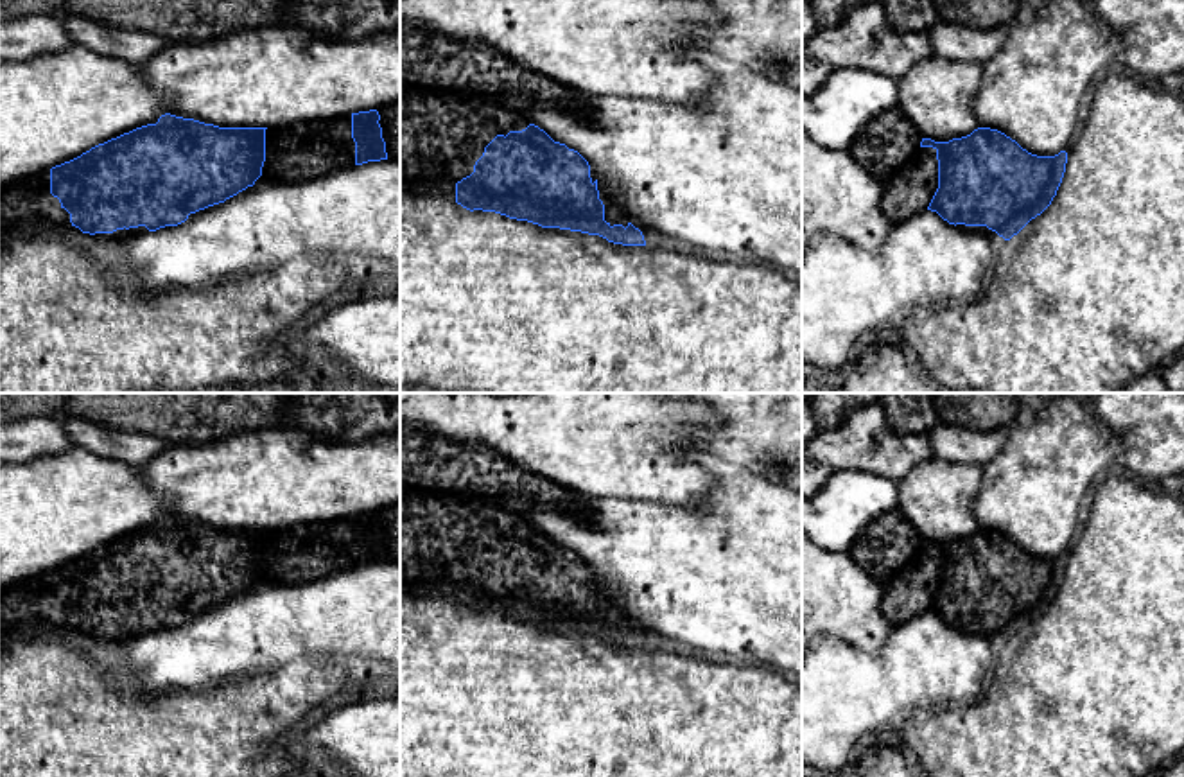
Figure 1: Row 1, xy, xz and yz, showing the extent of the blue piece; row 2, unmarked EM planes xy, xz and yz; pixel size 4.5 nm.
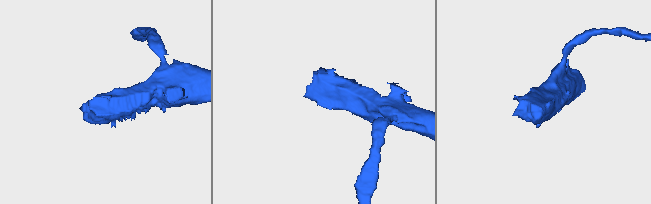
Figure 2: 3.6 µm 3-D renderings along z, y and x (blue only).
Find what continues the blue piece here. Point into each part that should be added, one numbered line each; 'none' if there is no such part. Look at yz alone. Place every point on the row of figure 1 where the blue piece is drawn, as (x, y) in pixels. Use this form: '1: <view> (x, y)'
1: yz (996, 243)

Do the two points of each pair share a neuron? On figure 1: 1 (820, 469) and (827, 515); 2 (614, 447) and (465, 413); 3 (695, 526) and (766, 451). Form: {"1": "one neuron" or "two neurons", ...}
{"1": "two neurons", "2": "one neuron", "3": "two neurons"}

